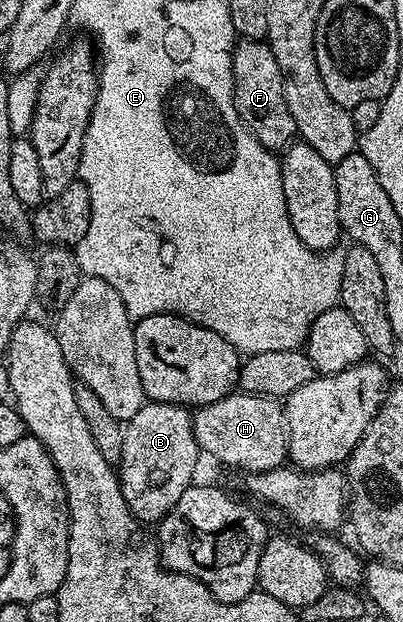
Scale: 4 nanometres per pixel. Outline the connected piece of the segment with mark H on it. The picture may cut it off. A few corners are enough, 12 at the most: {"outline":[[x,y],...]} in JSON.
{"outline":[[235,390],[193,409],[199,449],[242,474],[287,463],[286,413]]}

